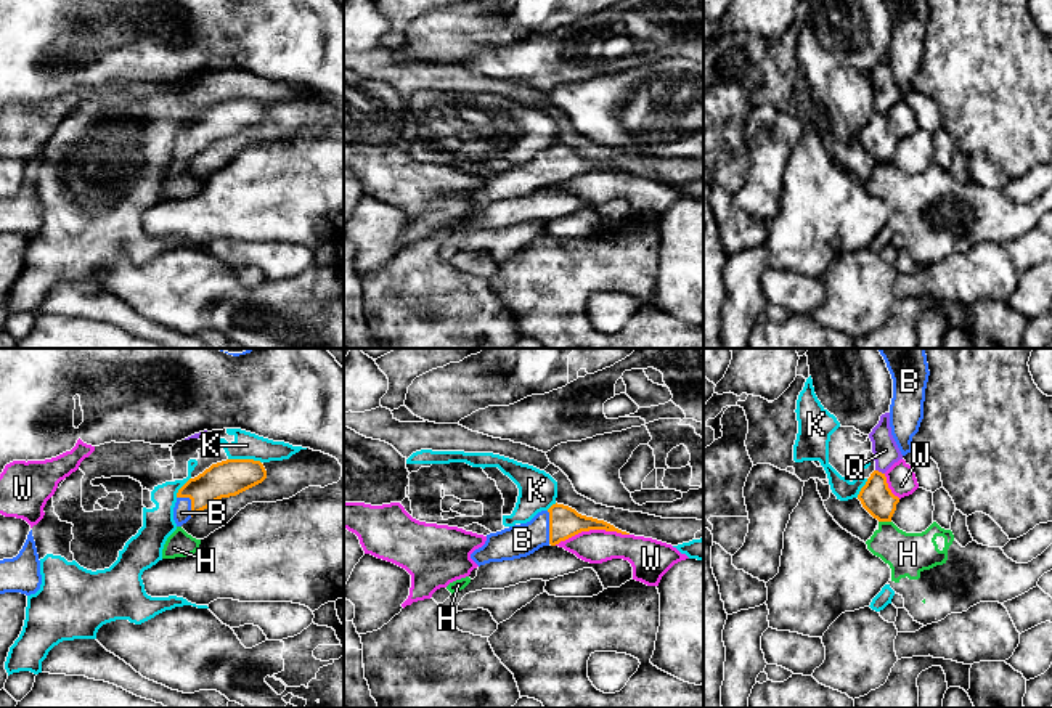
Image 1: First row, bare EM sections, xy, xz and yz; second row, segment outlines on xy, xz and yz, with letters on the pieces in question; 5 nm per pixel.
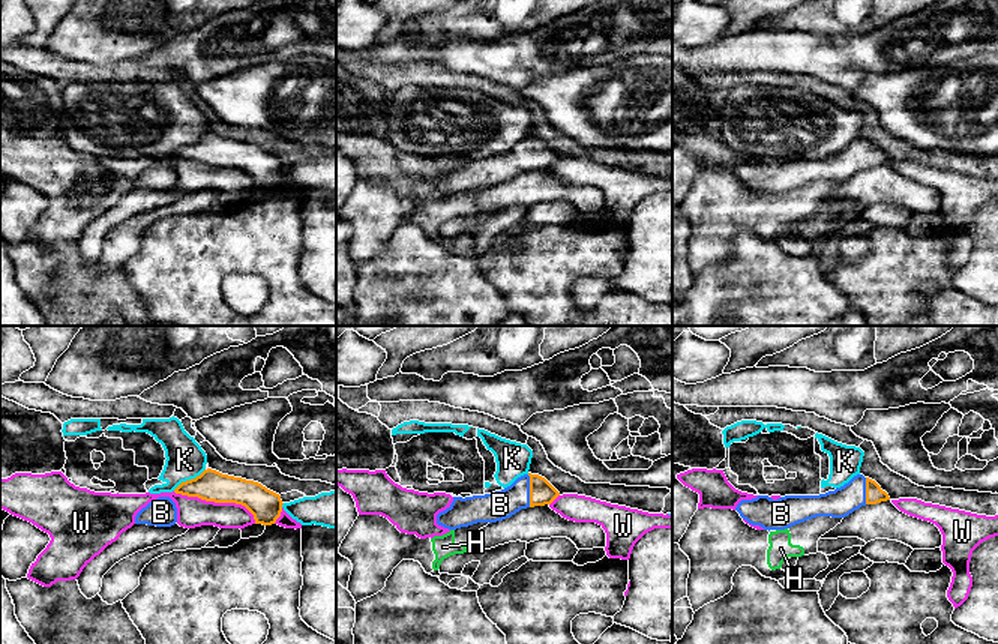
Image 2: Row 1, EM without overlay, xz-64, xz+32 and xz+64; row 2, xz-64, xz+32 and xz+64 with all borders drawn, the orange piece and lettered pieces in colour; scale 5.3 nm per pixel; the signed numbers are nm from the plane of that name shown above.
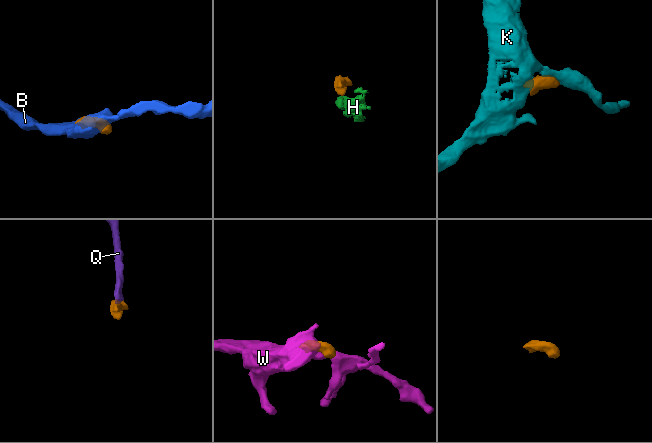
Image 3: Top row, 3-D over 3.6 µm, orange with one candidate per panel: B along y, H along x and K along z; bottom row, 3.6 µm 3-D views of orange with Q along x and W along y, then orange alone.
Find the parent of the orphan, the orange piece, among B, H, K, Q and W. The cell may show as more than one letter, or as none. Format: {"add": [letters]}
{"add": ["B"]}

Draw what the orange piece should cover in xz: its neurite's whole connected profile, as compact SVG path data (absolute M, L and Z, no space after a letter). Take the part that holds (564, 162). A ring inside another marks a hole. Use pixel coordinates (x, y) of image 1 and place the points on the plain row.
M553 144L538 153L530 162L487 175L482 188L471 194L480 207L490 202L514 201L527 197L543 186L556 186L581 172L606 170L630 175L614 165L578 154L564 144Z

